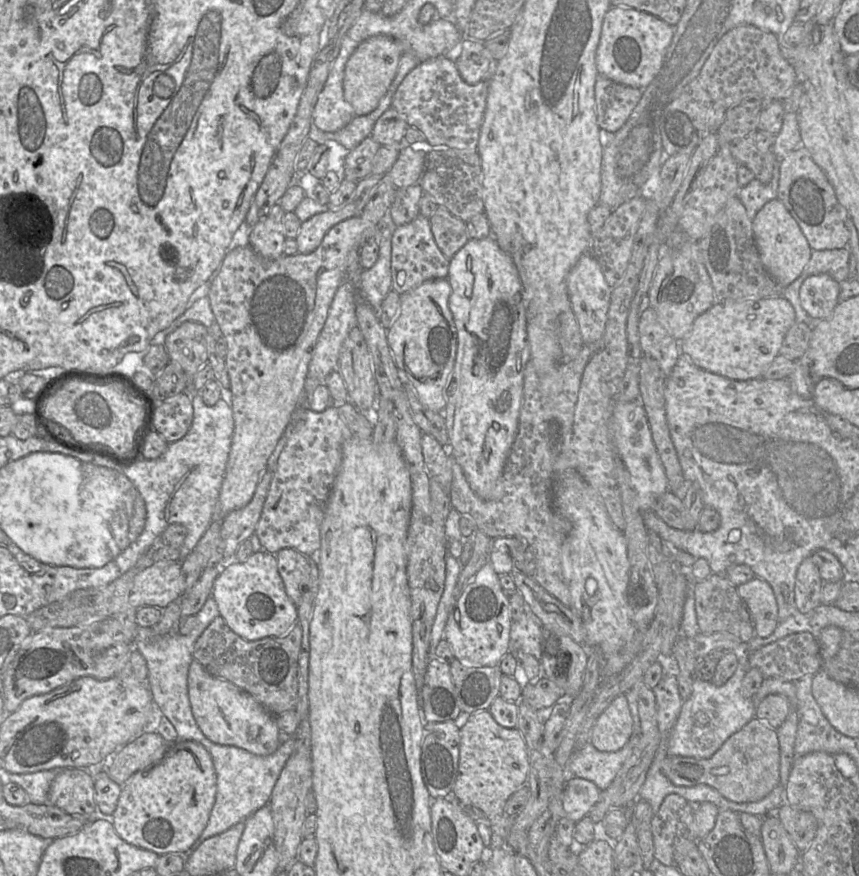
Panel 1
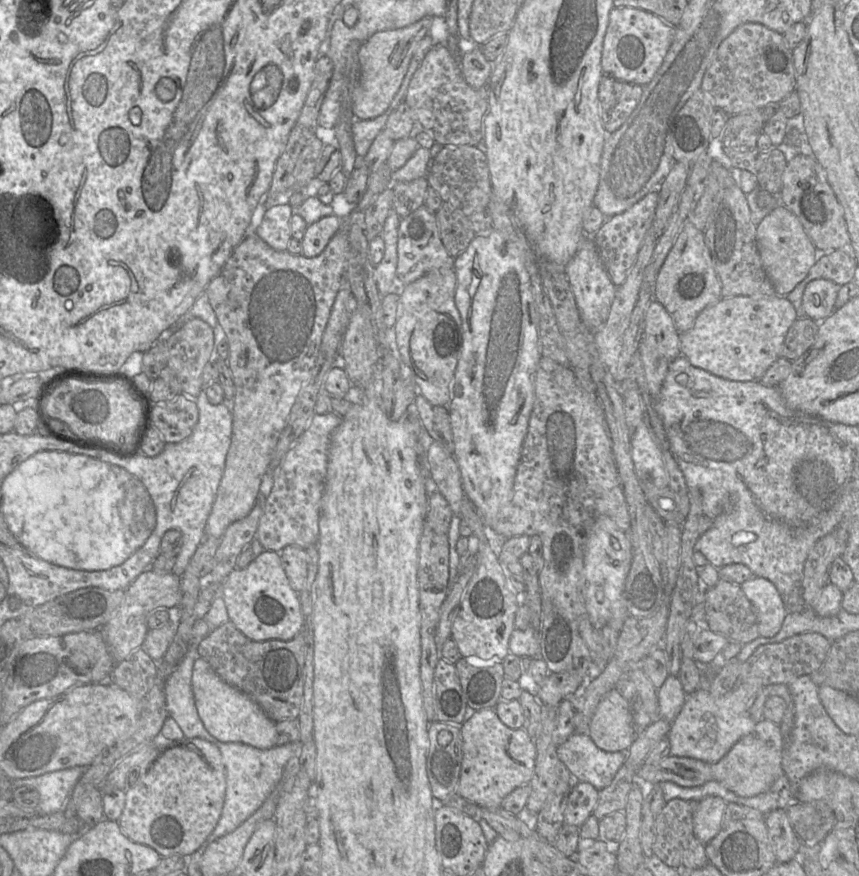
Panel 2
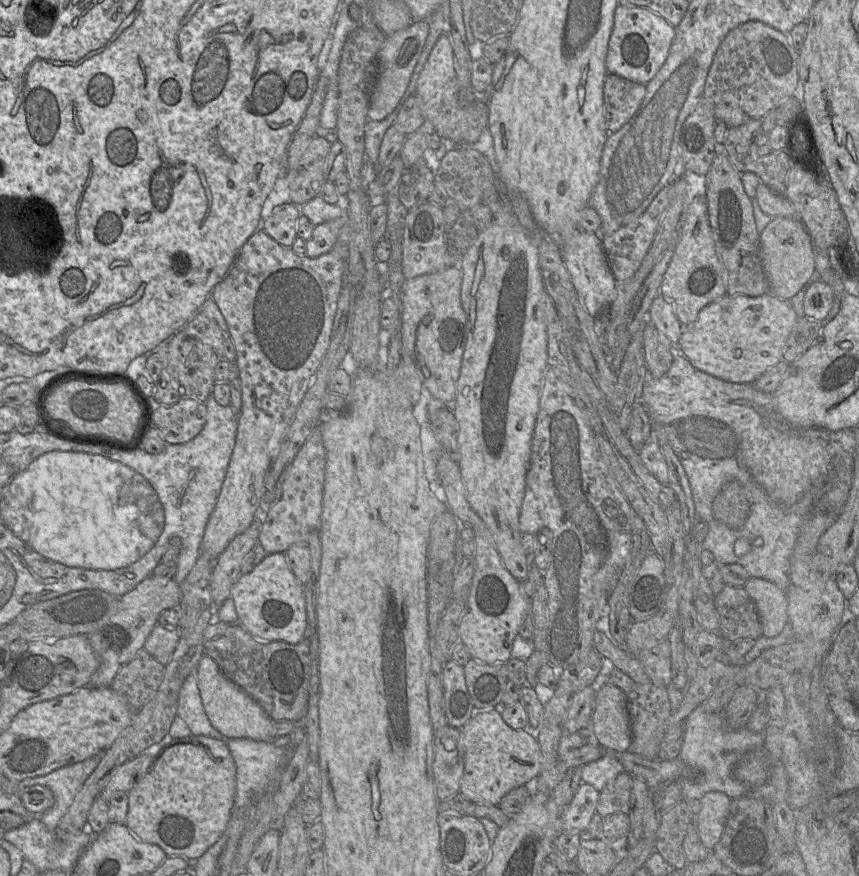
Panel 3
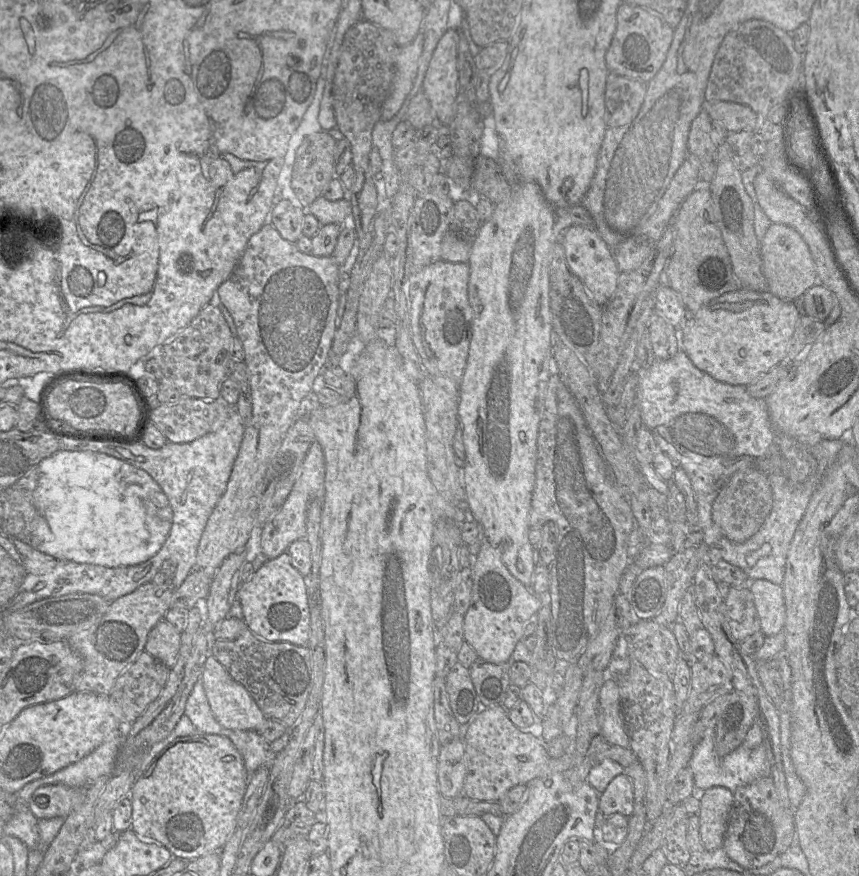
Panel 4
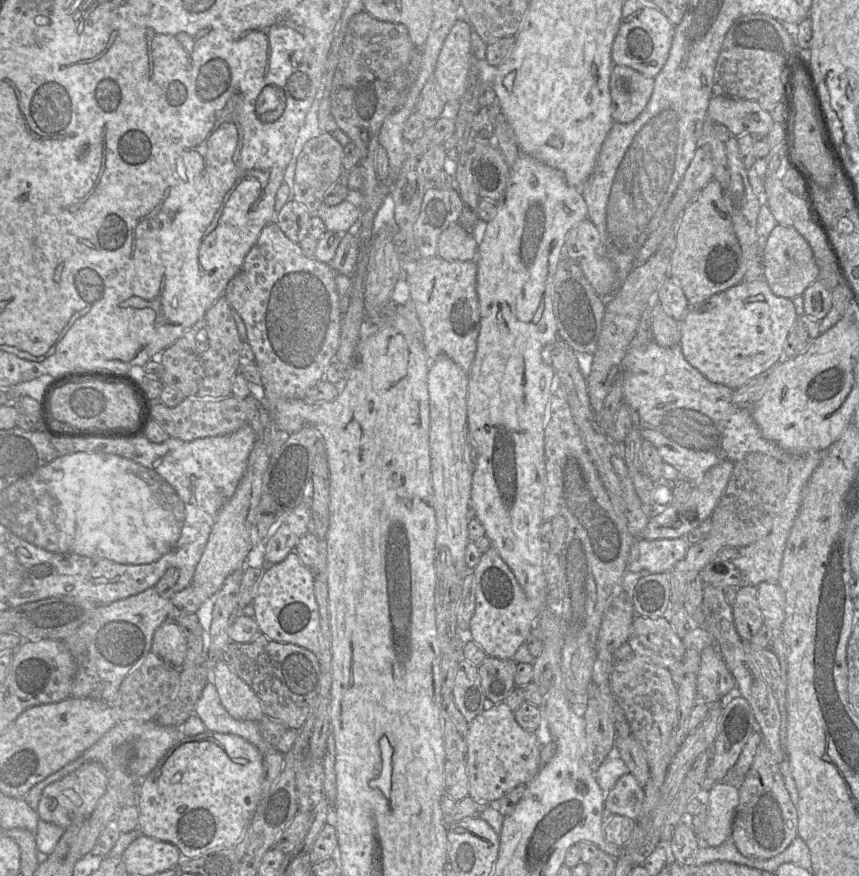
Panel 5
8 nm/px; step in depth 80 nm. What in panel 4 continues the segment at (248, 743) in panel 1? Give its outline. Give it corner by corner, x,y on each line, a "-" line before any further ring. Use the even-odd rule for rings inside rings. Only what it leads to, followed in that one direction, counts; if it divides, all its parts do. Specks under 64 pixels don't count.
214,656
206,659
201,677
210,708
223,727
231,730
260,730
267,718
246,688
235,681

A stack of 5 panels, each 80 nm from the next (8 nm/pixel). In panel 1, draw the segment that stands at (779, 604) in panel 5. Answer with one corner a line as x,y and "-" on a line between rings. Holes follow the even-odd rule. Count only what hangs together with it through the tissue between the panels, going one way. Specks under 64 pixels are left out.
754,577
736,588
750,612
756,636
770,636
779,623
777,602
770,584

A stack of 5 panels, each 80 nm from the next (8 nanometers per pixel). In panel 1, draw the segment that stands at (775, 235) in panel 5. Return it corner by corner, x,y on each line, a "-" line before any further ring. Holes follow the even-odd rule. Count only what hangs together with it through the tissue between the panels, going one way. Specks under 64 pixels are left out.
779,199
767,202
752,220
754,241
767,272
785,288
797,279
808,263
812,249
798,223

